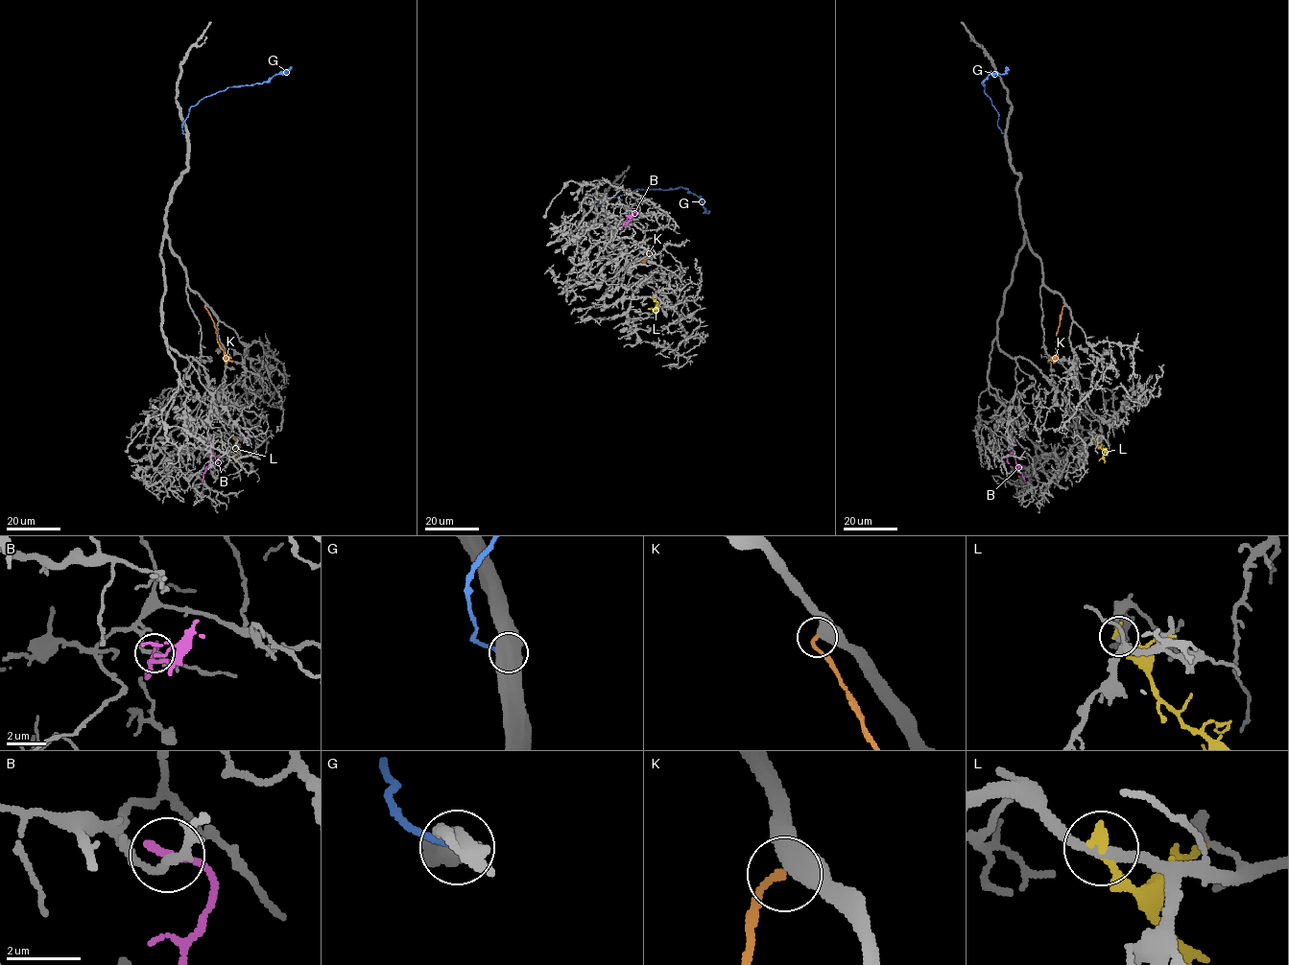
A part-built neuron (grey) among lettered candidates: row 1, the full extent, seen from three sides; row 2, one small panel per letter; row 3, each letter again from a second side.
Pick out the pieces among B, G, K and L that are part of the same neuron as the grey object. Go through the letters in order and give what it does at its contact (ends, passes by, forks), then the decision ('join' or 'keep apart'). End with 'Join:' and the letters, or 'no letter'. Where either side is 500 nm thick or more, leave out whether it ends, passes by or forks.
B: it ends | keep apart
G: keep apart
K: it ends | join
L: it ends | keep apart
Join: K

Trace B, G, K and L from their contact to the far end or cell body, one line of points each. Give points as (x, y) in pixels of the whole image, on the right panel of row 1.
B: (1012, 439), (1014, 441), (1013, 456), (1025, 482)
G: (1006, 134), (997, 126), (998, 113), (982, 83), (990, 74), (1004, 74), (1005, 67)
K: (1064, 305), (1057, 334), (1056, 357), (1048, 361)
L: (1091, 436), (1104, 451), (1103, 458), (1103, 451)

